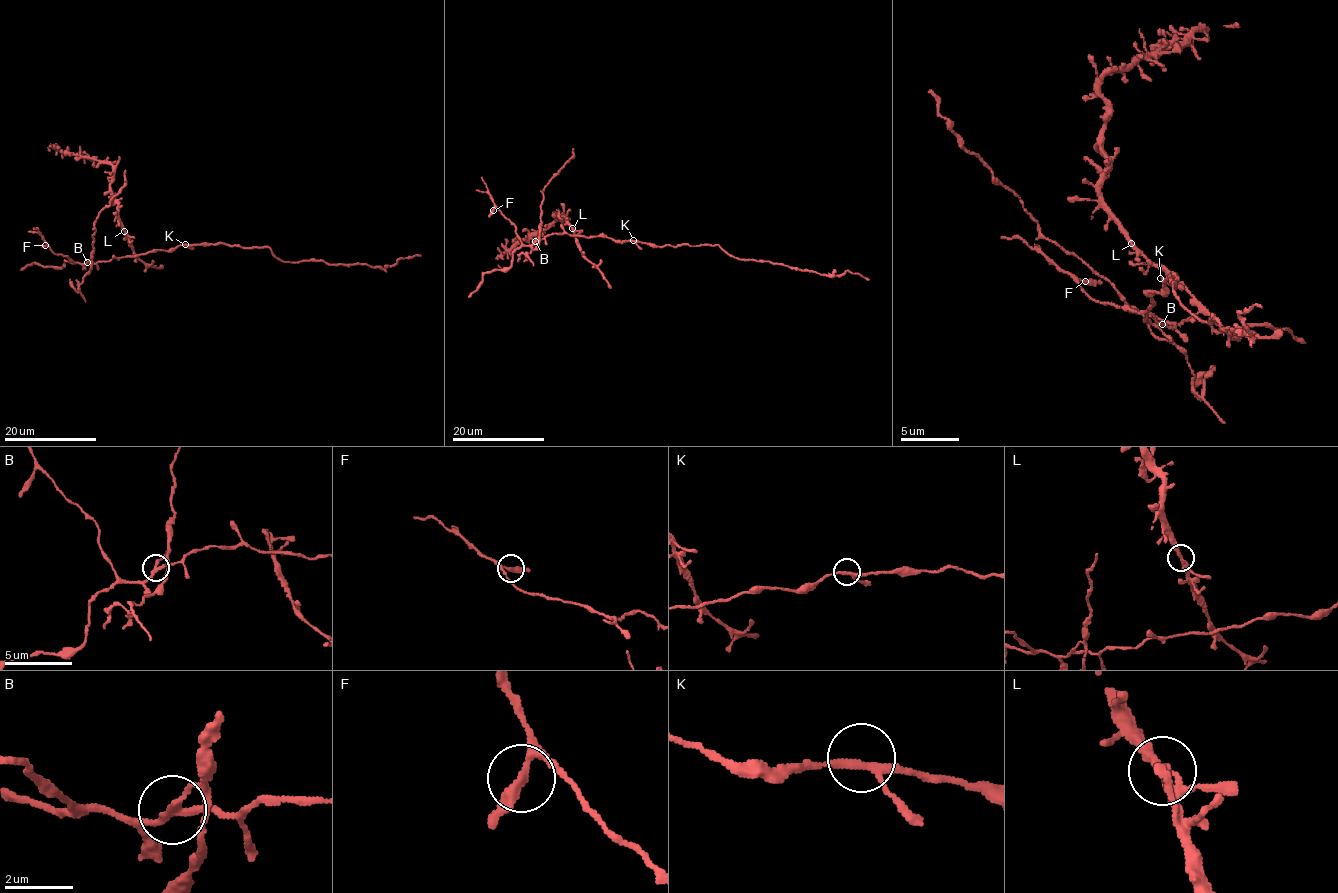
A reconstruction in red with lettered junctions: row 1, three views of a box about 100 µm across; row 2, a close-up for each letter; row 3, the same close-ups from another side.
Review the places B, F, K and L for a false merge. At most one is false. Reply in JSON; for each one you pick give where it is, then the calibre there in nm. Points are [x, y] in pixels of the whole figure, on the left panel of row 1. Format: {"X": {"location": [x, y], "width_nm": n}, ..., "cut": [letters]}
{"B": {"location": [87, 262], "width_nm": 190}, "cut": ["B"]}

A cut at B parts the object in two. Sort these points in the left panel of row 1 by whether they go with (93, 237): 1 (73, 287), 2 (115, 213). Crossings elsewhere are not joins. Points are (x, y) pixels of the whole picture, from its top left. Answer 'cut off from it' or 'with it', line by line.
1: with it
2: cut off from it

